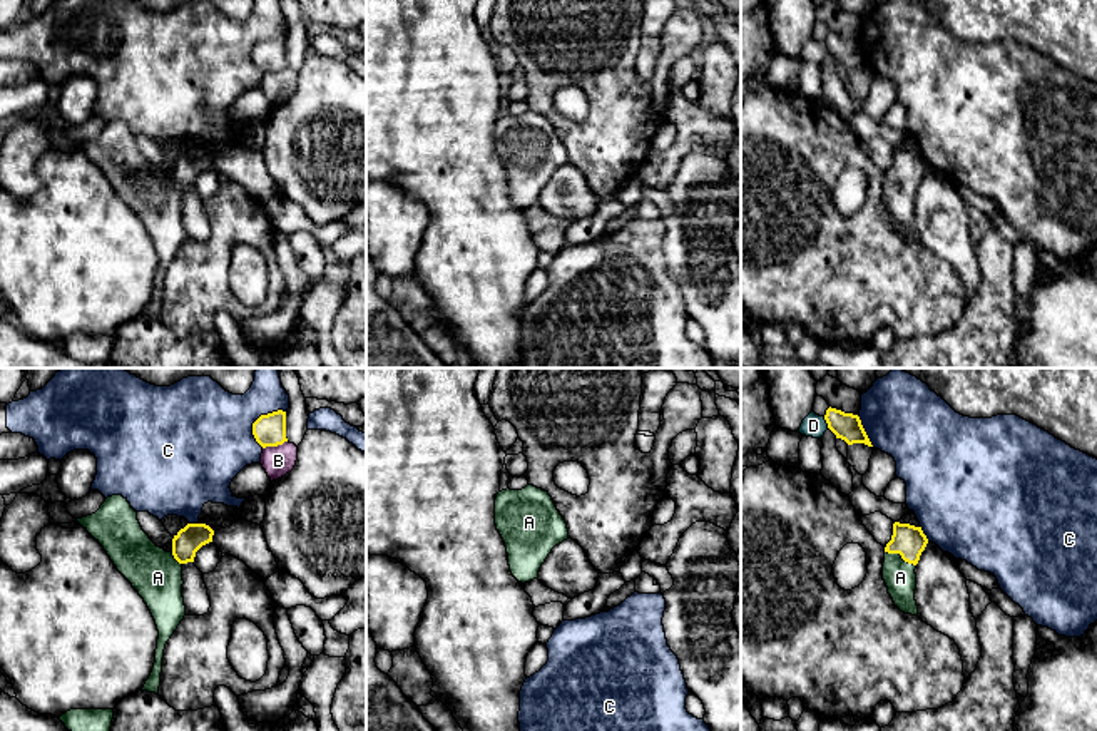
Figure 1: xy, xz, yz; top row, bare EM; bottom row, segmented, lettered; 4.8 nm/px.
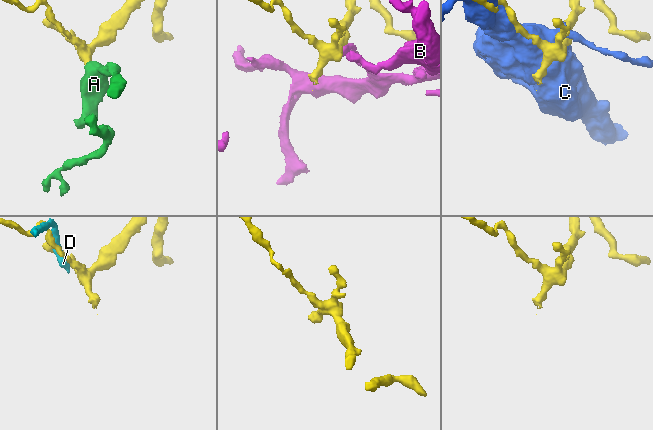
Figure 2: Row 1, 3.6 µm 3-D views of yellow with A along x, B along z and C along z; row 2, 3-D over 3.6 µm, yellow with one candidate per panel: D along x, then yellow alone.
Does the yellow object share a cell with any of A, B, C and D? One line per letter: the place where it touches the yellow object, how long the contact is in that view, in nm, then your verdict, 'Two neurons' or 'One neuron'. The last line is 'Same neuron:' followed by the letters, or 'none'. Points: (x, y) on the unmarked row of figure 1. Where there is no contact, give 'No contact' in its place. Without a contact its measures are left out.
A: Touches yellow at yz (900, 179). Shared border 170 nm. One neuron
B: Touches yellow at xy (275, 71). Shared border 130 nm. Two neurons
C: Touches yellow at xy (256, 46). Shared border 220 nm. Two neurons
D: Touches yellow at yz (826, 47). Shared border 60 nm. Two neurons
Same neuron: A

